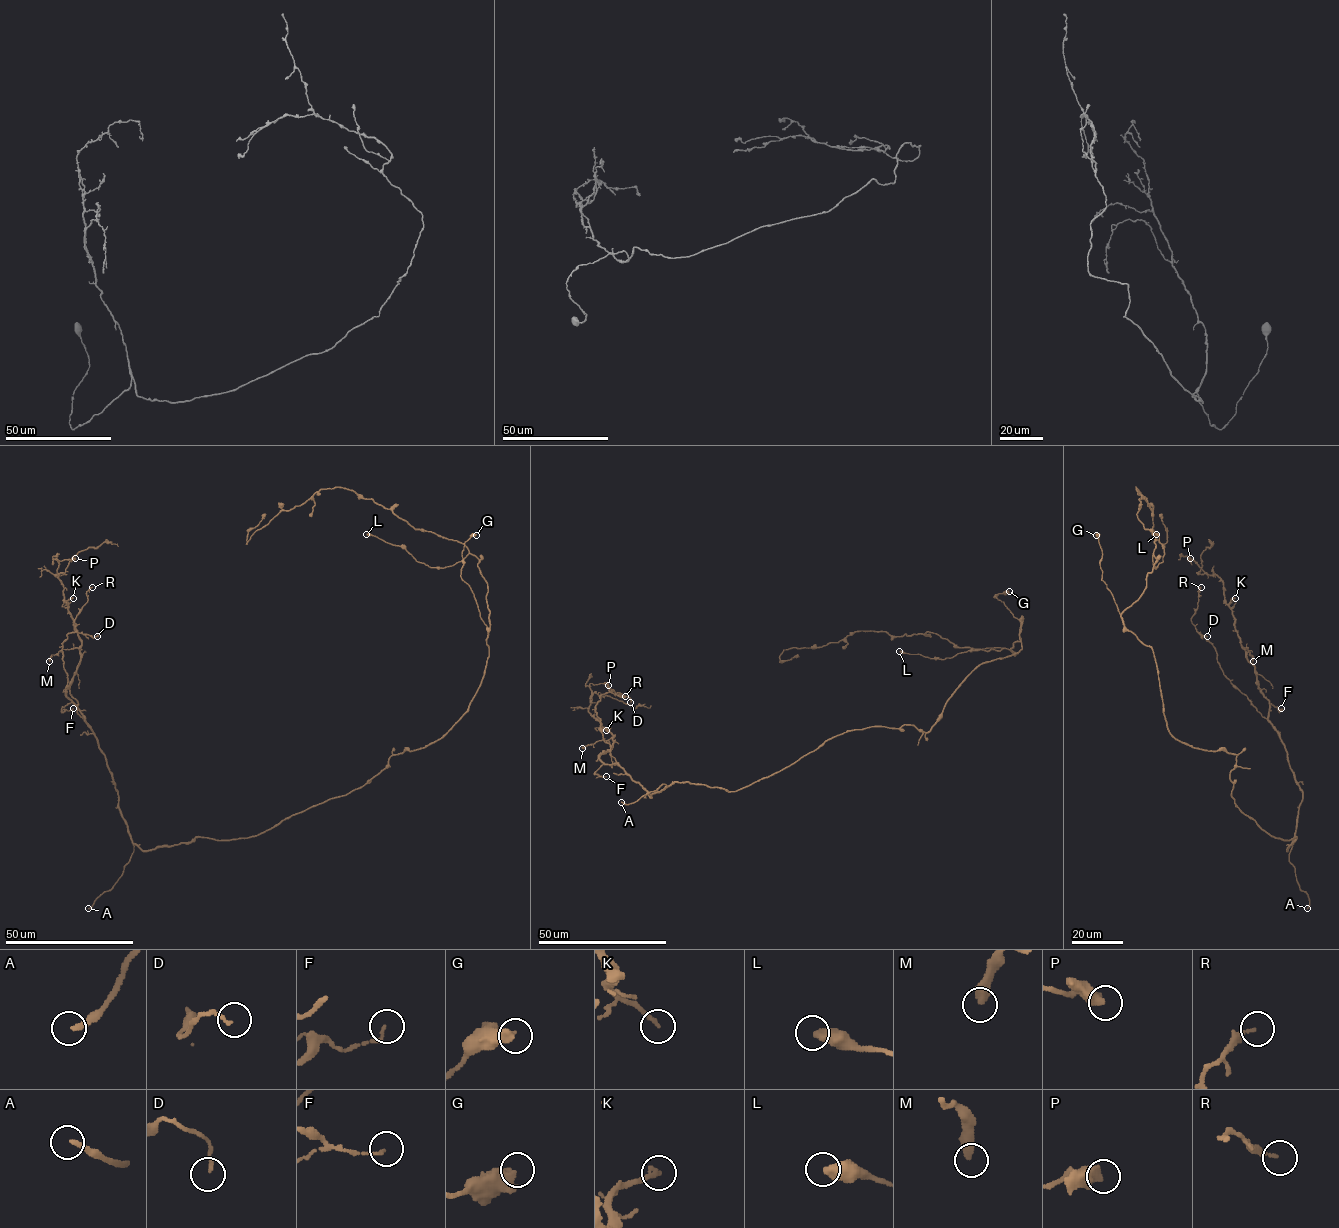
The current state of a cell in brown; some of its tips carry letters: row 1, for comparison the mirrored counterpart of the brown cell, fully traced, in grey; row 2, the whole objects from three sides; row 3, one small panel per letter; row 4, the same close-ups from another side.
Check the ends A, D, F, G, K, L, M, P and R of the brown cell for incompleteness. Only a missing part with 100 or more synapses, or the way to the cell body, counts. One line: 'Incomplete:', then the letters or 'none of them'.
Incomplete: A

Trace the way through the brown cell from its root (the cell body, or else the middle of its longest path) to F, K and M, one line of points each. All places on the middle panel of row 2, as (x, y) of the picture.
F: (895, 728), (846, 731), (735, 791), (673, 782), (650, 797), (617, 763), (603, 764), (594, 772), (606, 776)
K: (895, 728), (846, 731), (735, 791), (673, 782), (651, 797), (599, 759), (613, 743), (601, 724), (606, 730)
M: (895, 728), (846, 731), (735, 791), (673, 782), (651, 797), (617, 763), (599, 759), (611, 738), (582, 748)

